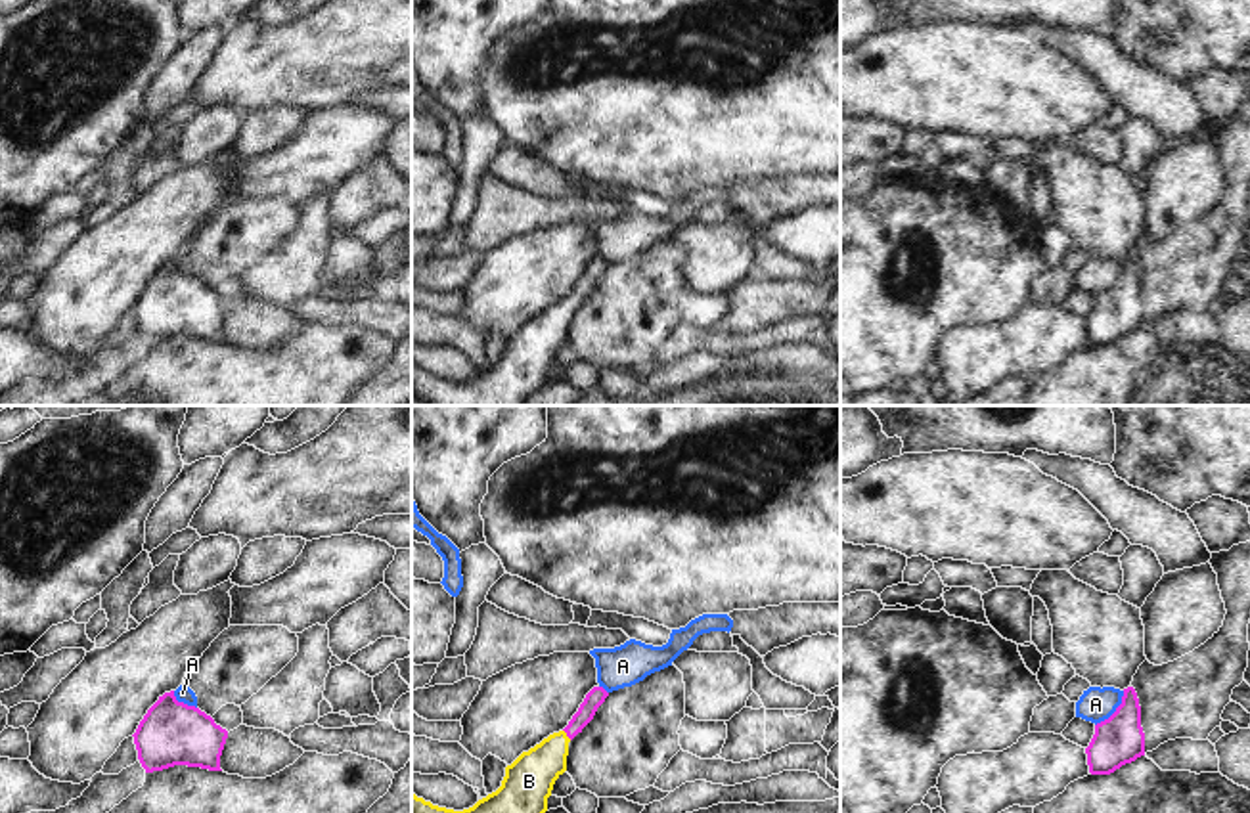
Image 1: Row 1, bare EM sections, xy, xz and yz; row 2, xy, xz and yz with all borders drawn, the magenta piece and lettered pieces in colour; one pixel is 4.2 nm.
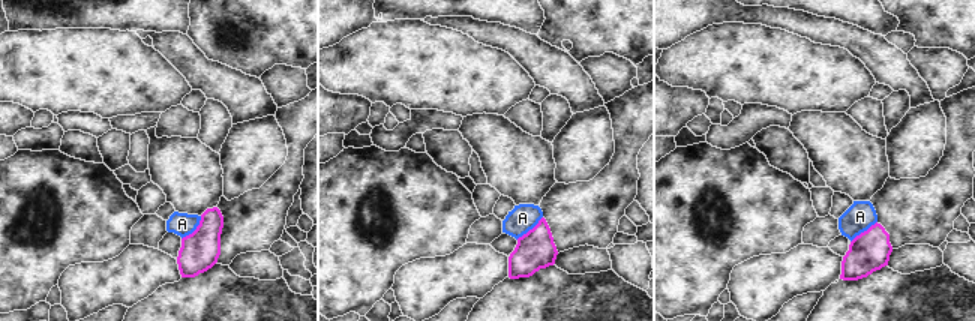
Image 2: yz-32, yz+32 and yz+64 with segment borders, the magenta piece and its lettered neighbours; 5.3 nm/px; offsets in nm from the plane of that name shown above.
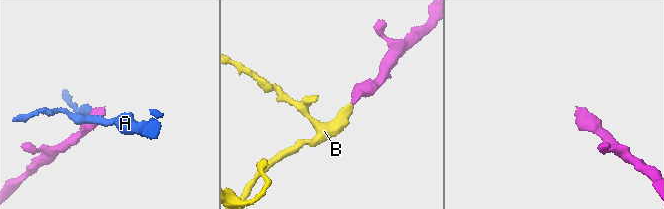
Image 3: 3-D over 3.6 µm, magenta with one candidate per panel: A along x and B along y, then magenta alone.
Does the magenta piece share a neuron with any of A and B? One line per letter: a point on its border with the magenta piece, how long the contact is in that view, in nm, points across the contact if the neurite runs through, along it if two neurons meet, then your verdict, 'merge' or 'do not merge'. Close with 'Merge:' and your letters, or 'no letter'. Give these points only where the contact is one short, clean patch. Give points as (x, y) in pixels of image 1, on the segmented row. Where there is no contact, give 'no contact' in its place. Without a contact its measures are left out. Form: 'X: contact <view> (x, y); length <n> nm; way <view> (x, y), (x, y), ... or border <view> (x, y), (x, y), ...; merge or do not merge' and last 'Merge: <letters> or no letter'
A: contact yz (1116, 710); length 200 nm; border yz (1124, 691), (1122, 703), (1095, 725); do not merge
B: contact xz (567, 735); length 60 nm; way xz (596, 697), (567, 735), (529, 781); merge
Merge: B

